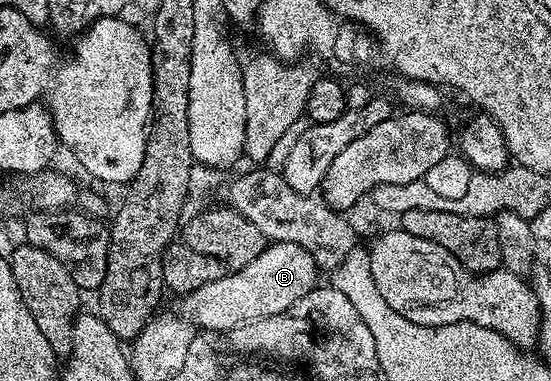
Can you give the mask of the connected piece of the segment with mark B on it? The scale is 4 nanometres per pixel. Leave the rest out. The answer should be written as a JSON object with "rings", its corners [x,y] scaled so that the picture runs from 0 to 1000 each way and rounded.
{"rings":[[[492,633],[479,659],[452,685],[452,696],[407,717],[394,738],[379,738],[379,748],[365,748],[365,759],[330,777],[330,824],[356,861],[370,858],[370,871],[416,874],[434,848],[517,822],[525,801],[546,790],[554,769],[575,751],[577,732],[572,730],[577,722],[583,722],[583,703],[546,643]]]}

